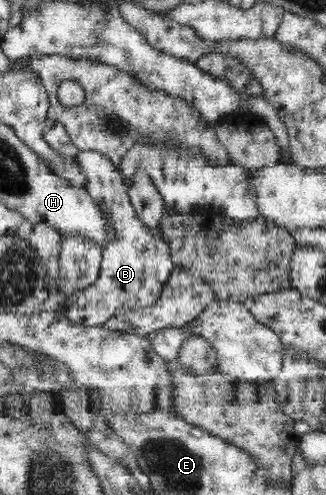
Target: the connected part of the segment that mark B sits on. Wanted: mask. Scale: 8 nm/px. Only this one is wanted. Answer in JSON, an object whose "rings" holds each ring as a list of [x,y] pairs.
{"rings":[[[93,150],[80,151],[76,159],[80,161],[82,171],[88,177],[86,190],[103,212],[103,217],[107,218],[114,234],[101,246],[103,257],[96,282],[67,296],[64,310],[74,323],[97,325],[105,323],[123,310],[151,305],[159,297],[163,284],[175,264],[170,245],[163,236],[158,235],[158,231],[152,231],[138,217],[130,201],[128,181],[120,171],[119,165],[114,165],[106,154]]]}

